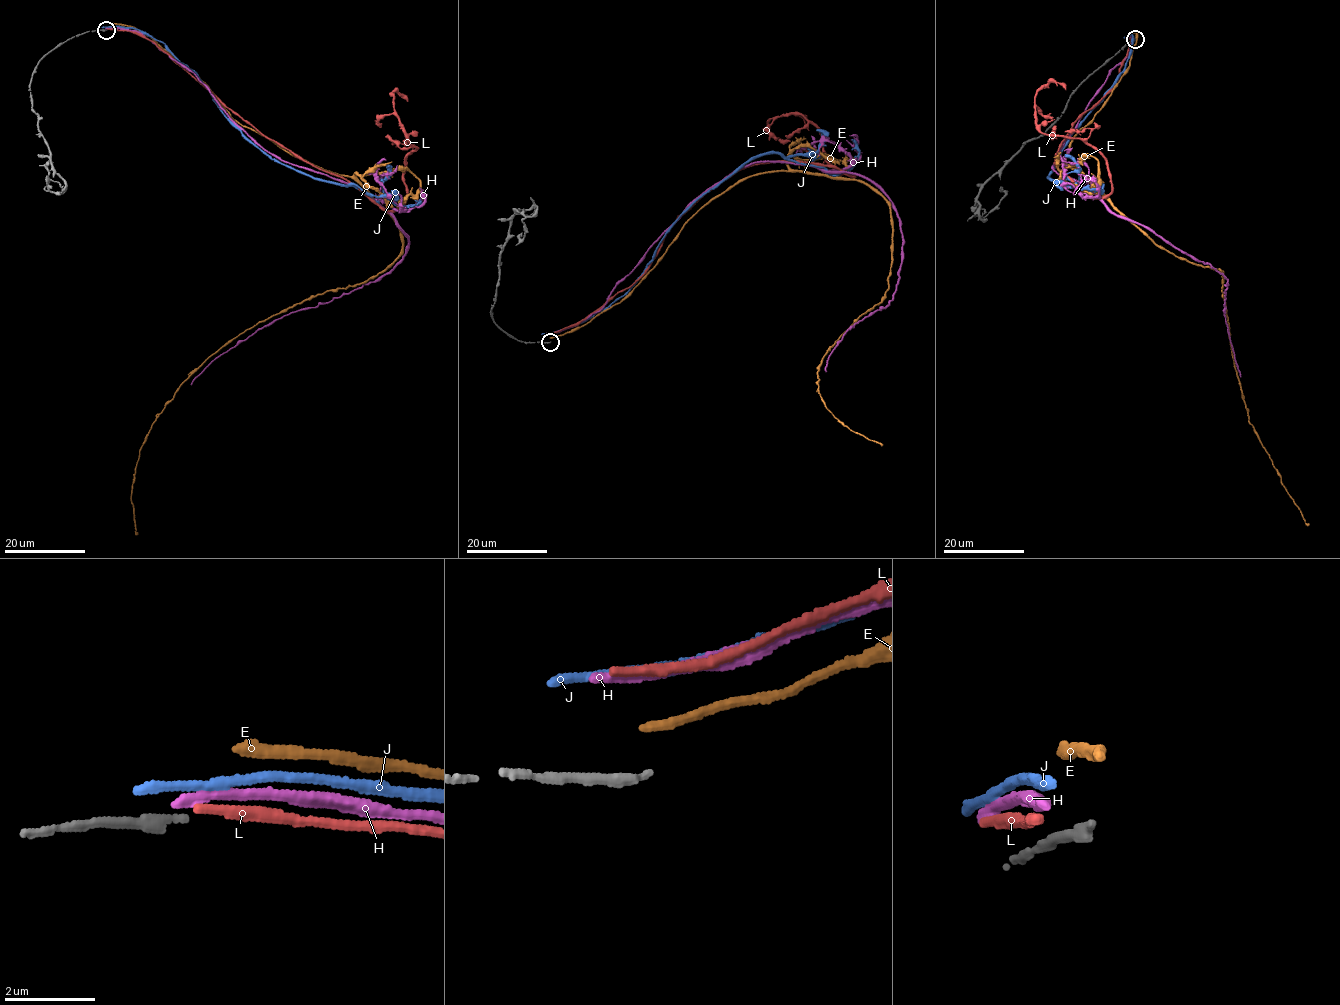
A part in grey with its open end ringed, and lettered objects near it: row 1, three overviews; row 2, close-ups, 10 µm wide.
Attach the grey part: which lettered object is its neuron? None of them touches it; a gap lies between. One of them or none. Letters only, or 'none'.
none

